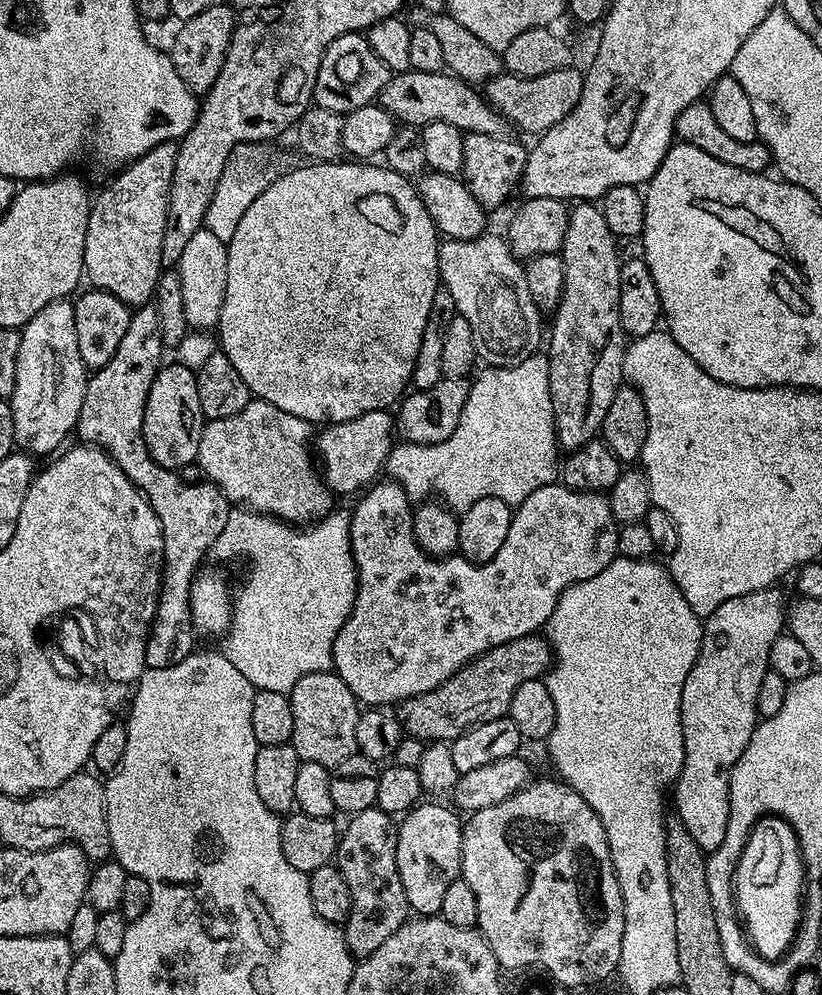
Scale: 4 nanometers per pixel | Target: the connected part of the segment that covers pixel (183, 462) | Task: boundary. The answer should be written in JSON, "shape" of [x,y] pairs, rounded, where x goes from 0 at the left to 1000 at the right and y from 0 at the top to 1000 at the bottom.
{"shape":[[[213,364],[201,365],[182,388],[178,416],[173,420],[173,436],[187,464],[210,472],[237,466],[249,425],[246,408],[241,408],[237,373]]]}

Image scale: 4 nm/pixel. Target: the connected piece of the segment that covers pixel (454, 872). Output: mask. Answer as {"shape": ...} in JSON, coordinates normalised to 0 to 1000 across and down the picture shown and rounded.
{"shape":[[[540,806],[507,808],[485,825],[482,833],[484,882],[489,882],[489,894],[494,894],[494,907],[506,921],[534,921],[547,886],[561,883],[562,880],[560,867],[564,829],[561,821],[544,807],[541,808]]]}

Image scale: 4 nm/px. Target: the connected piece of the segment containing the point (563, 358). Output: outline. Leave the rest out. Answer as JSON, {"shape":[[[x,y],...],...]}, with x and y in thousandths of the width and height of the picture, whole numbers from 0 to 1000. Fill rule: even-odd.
{"shape":[[[706,203],[691,214],[691,226],[686,236],[684,260],[686,263],[686,290],[681,306],[672,322],[672,339],[665,339],[664,357],[669,368],[669,404],[674,412],[676,445],[682,451],[706,450],[713,444],[726,441],[734,431],[737,412],[747,404],[747,396],[757,389],[759,377],[759,352],[762,339],[754,330],[752,308],[752,283],[757,257],[749,254],[752,242],[742,235],[737,219],[720,203]]]}

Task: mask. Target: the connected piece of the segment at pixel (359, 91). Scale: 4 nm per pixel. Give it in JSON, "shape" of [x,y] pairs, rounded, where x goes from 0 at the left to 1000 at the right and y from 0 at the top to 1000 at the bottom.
{"shape":[[[427,32],[416,34],[401,42],[392,62],[387,66],[387,78],[382,101],[388,108],[422,115],[454,104],[470,86],[474,73],[465,58],[450,50],[446,35]]]}

